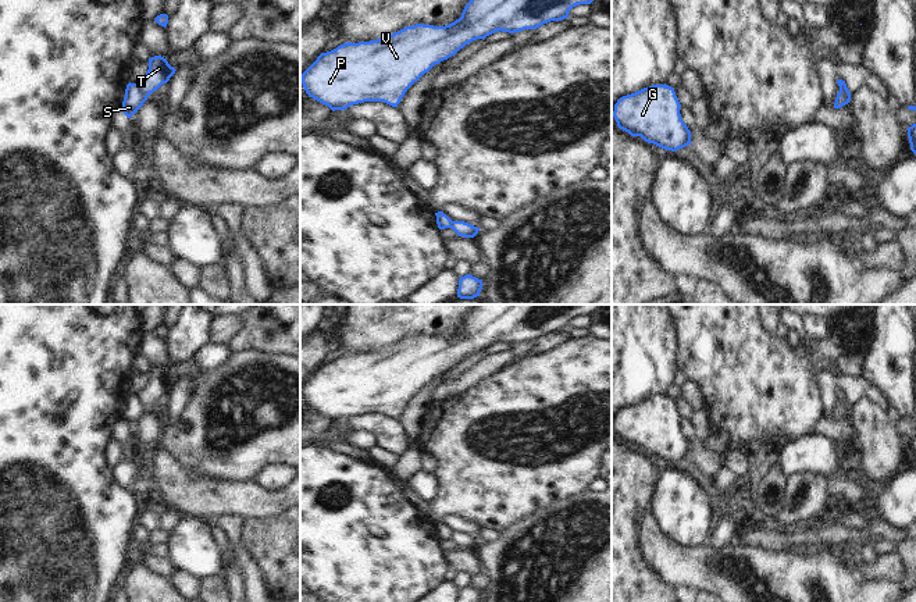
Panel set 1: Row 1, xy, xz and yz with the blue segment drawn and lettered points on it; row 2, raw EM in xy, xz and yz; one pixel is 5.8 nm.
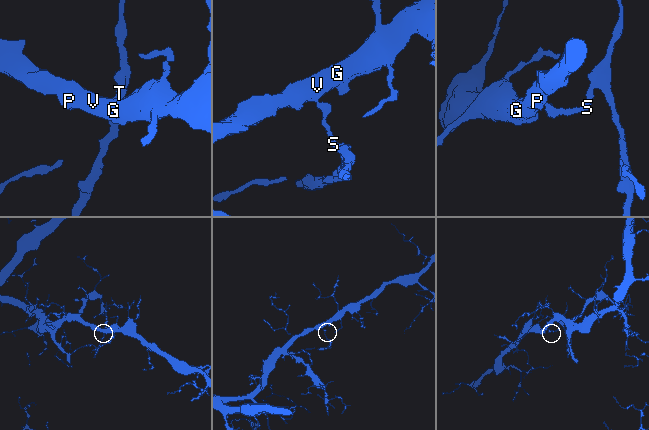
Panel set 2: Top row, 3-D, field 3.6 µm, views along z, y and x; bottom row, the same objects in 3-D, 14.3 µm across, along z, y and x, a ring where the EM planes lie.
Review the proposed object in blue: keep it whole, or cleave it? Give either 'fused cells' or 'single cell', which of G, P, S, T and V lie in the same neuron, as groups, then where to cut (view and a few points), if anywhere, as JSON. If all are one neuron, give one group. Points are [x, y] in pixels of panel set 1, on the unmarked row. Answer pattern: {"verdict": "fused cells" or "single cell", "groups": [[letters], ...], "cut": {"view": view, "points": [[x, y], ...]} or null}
{"verdict": "fused cells", "groups": [["G", "P", "S", "V"], ["T"]], "cut": {"view": "xy", "points": [[135, 395], [143, 413]]}}

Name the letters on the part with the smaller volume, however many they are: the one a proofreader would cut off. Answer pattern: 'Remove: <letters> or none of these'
Remove: T

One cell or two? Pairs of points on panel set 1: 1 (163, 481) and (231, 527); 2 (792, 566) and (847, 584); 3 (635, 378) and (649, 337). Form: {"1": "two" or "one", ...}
{"1": "two", "2": "one", "3": "one"}

